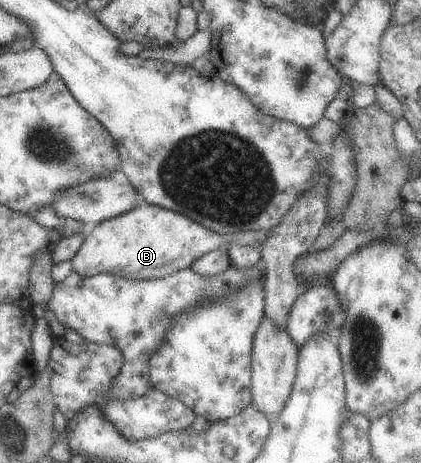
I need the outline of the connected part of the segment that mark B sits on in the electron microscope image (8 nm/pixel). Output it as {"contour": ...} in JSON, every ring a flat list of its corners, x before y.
{"contour":[[143,202,126,213,97,223,84,236,69,262,71,271,83,276,104,272,129,280,157,280,188,268,195,259,216,248,228,249,239,245,260,249,266,234,262,230,221,234,205,228,180,212]]}

